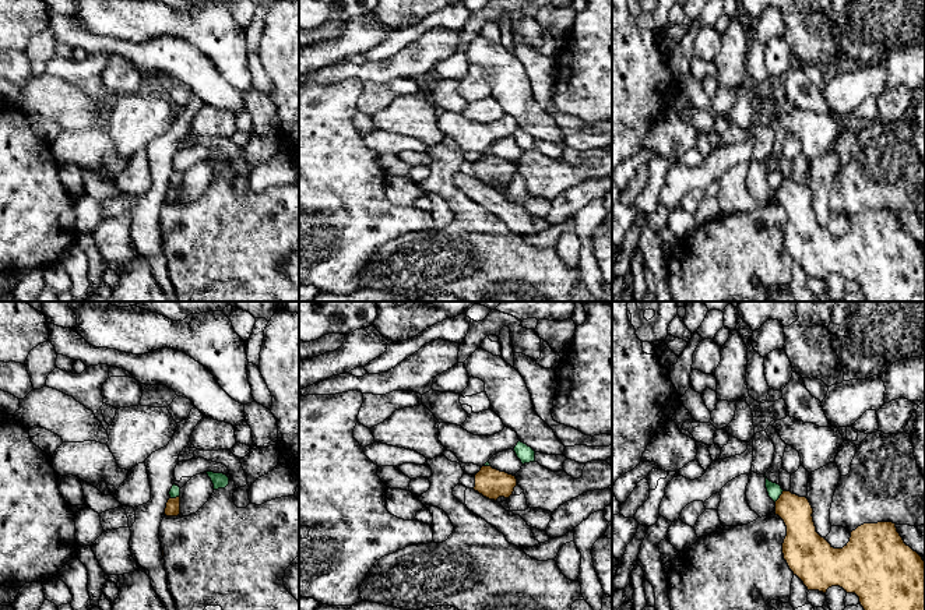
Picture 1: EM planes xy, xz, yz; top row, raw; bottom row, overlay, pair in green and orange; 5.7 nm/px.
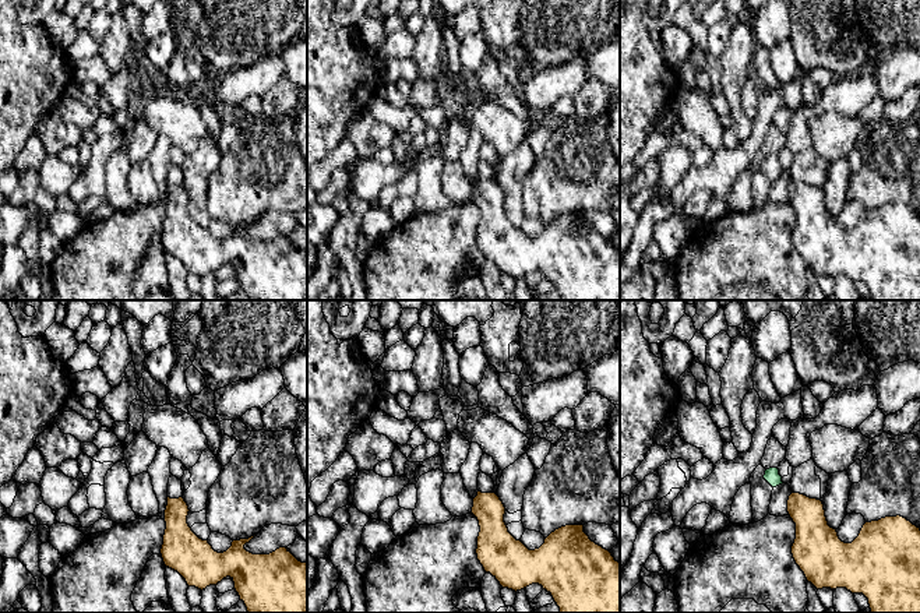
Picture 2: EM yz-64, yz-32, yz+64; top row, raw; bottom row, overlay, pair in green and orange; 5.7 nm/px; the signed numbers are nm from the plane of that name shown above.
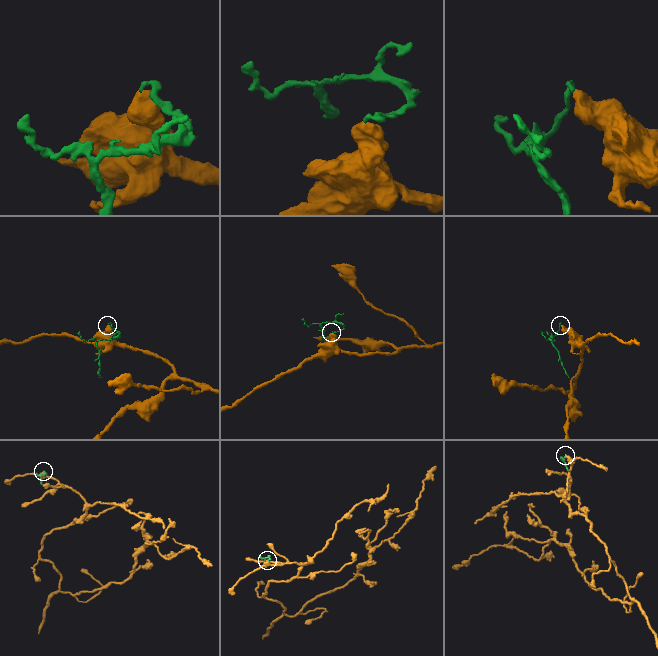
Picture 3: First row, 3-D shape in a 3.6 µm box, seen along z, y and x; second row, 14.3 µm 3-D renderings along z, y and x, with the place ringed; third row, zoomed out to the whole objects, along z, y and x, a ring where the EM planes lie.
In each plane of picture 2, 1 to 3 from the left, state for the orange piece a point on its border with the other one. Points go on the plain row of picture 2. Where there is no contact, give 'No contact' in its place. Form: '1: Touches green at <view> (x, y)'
1: No contact
2: No contact
3: No contact

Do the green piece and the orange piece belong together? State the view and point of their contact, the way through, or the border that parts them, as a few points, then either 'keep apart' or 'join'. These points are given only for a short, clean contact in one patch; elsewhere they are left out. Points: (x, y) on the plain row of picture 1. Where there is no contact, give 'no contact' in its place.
meets green in yz at (780, 182); border along yz (784, 177), (774, 189); keep apart

